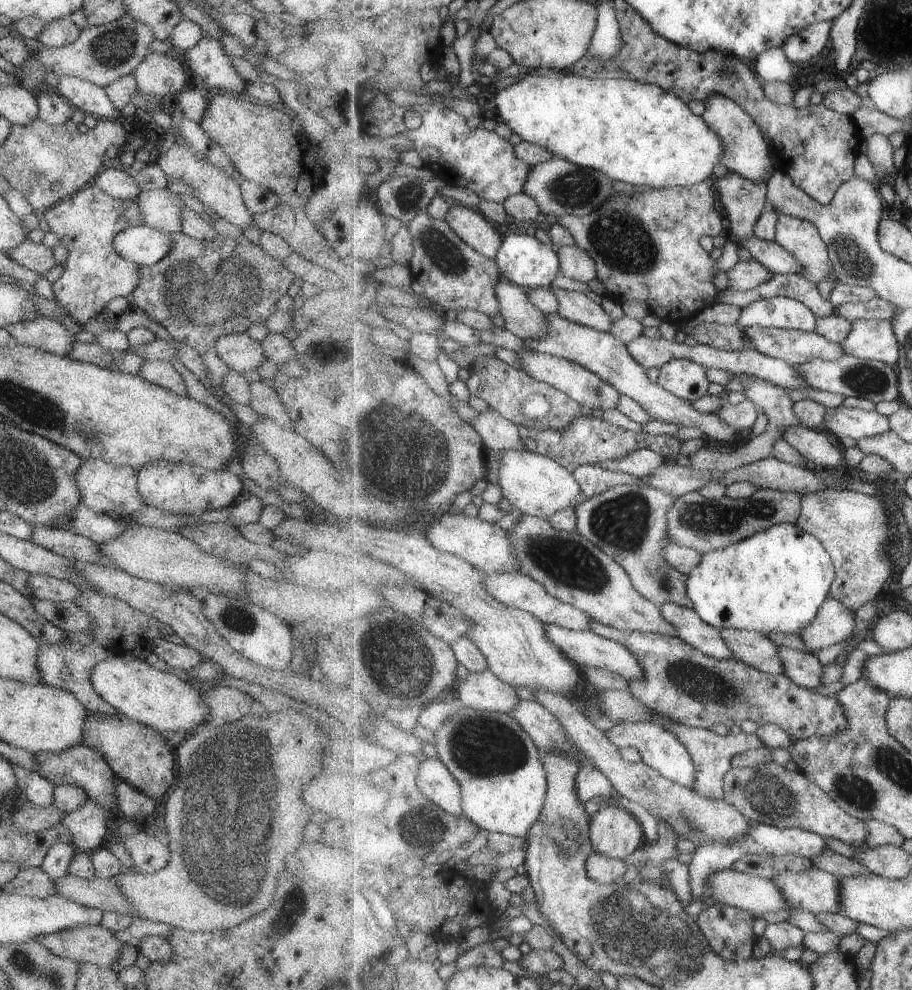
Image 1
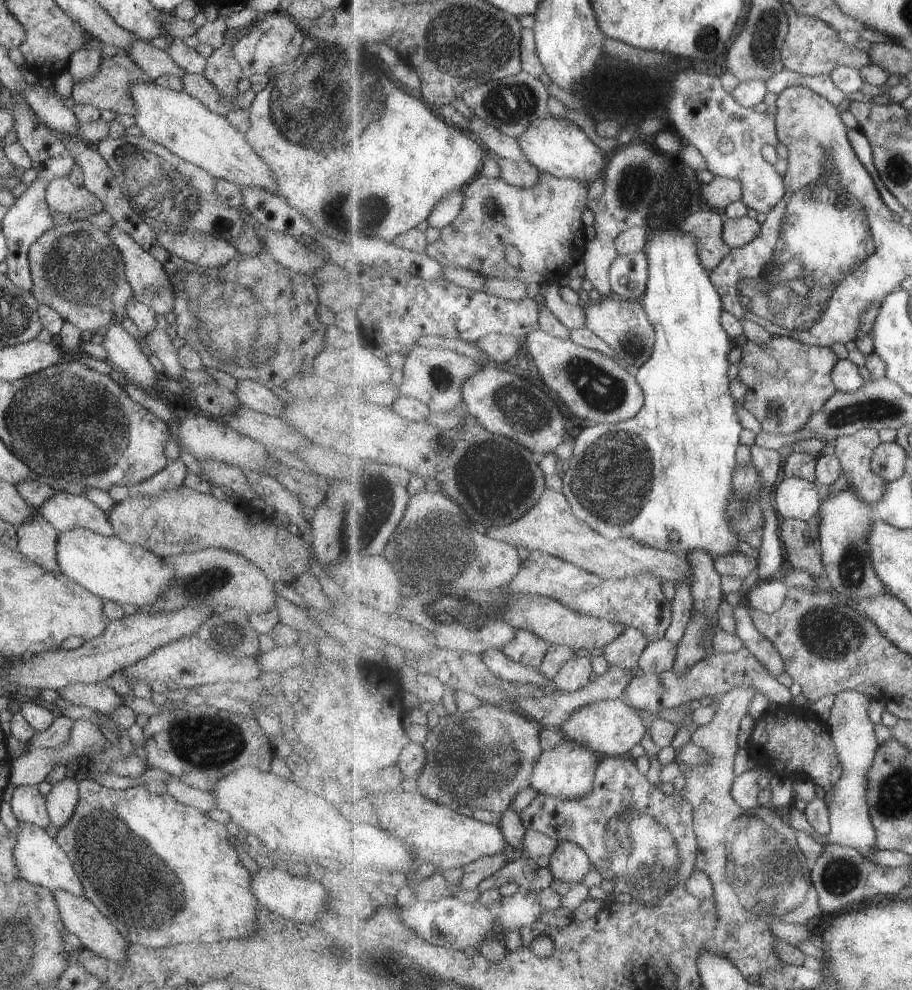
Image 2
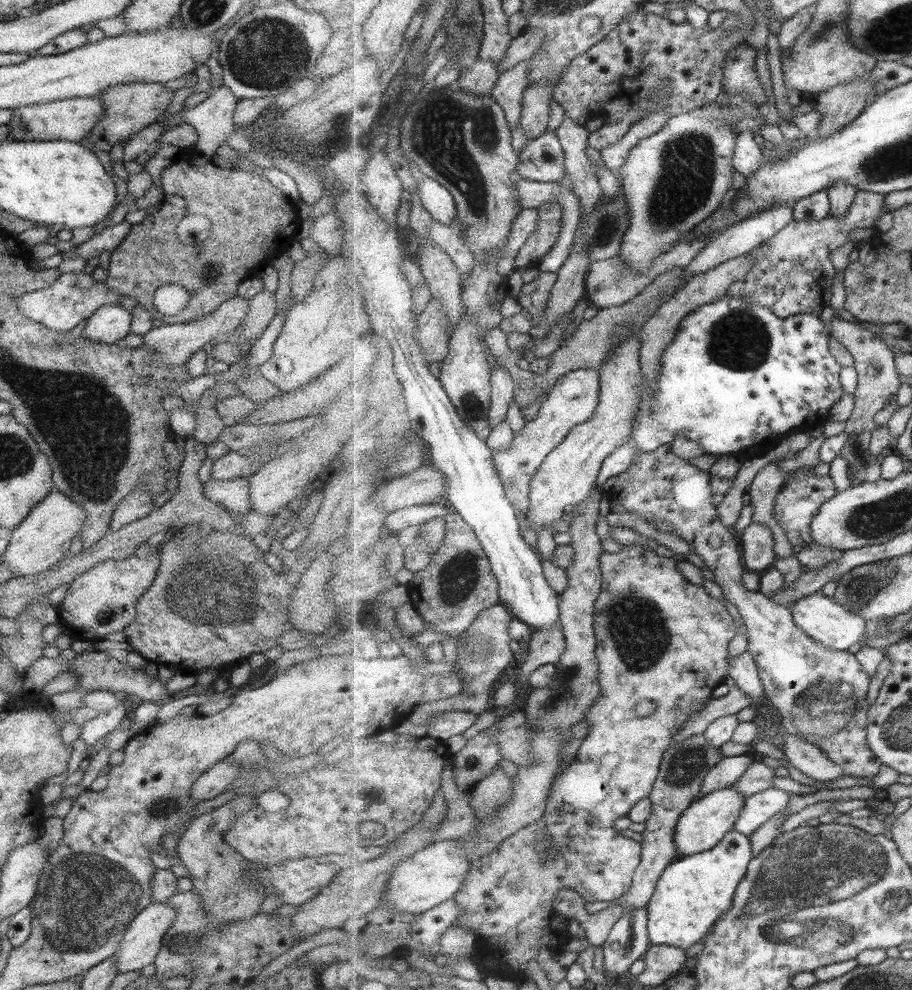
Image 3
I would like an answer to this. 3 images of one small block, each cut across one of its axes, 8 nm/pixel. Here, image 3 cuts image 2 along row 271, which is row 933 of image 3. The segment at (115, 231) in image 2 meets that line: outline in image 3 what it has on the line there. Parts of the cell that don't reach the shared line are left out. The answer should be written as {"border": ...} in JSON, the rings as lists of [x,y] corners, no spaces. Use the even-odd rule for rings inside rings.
{"border":[[[150,902],[140,910],[126,928],[122,940],[111,958],[114,959],[114,966],[117,967],[117,974],[131,972],[131,970],[141,970],[144,966],[154,962],[157,952],[160,950],[161,940],[163,940],[169,925],[175,919],[175,908],[169,906],[169,902]]]}

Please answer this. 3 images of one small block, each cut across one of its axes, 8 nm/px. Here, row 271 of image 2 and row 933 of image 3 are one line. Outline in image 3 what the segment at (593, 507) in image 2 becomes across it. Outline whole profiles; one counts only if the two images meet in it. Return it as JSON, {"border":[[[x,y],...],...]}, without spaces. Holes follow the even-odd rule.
{"border":[[[733,830],[716,848],[671,863],[648,904],[652,945],[688,950],[707,938],[716,922],[732,908],[740,883],[748,875],[749,863],[753,860],[752,841]]]}

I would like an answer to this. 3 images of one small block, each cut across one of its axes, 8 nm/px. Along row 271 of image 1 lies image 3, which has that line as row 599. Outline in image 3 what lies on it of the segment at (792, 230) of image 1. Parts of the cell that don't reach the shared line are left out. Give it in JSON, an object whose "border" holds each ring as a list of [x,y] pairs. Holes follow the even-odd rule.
{"border":[[[821,591],[798,600],[792,609],[792,618],[794,624],[797,624],[797,627],[801,628],[805,634],[811,636],[813,640],[817,640],[819,644],[833,648],[833,650],[849,650],[868,632],[867,621],[861,616],[849,612],[849,608],[839,604],[834,596],[825,596]]]}

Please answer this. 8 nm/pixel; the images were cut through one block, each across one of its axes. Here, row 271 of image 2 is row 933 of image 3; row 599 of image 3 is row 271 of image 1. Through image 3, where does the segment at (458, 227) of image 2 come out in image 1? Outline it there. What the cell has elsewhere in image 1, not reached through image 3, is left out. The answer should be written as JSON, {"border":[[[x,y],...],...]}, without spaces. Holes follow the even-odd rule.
{"border":[[[711,176],[690,187],[641,187],[637,188],[641,192],[639,196],[613,194],[613,198],[599,210],[583,217],[565,215],[557,219],[557,224],[565,226],[573,234],[578,247],[593,257],[597,264],[598,280],[605,286],[605,296],[619,304],[629,300],[647,302],[662,321],[683,325],[708,306],[717,304],[715,297],[719,290],[713,284],[713,278],[718,274],[715,270],[717,260],[699,242],[702,236],[715,237],[723,232],[724,212],[719,203],[716,182],[717,179]]]}

